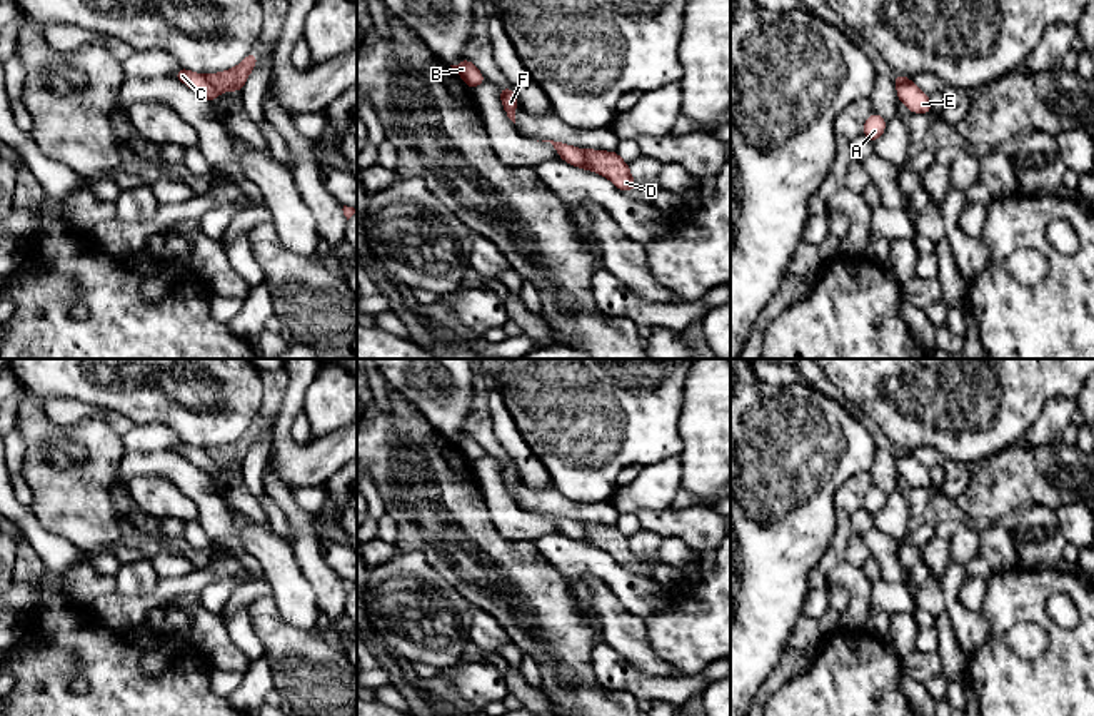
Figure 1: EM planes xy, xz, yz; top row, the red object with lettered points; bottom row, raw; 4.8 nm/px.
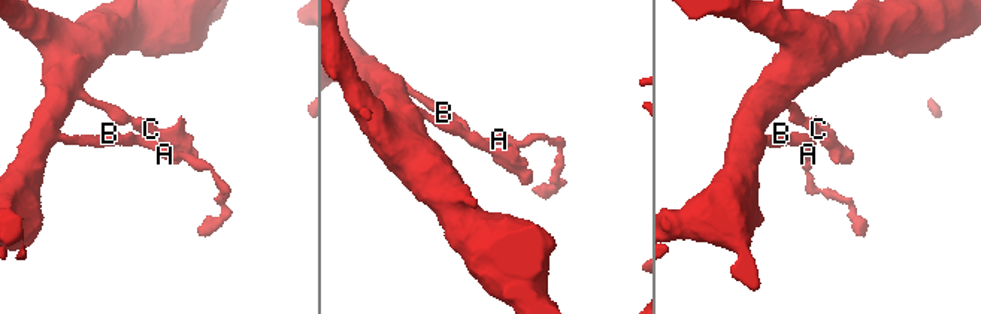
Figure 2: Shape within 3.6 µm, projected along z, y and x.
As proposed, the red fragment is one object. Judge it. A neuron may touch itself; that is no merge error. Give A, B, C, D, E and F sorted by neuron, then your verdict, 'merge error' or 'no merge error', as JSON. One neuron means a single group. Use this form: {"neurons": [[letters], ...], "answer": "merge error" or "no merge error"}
{"neurons": [["A", "B", "C", "E", "F"], ["D"]], "answer": "merge error"}

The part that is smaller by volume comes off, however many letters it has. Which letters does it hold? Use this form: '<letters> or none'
D

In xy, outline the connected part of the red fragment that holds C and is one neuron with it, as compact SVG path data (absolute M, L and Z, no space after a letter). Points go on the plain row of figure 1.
M185 441L175 446L175 454L185 457L193 466L197 466L200 471L203 471L208 476L213 476L218 472L218 464L208 456L207 449L195 447Z

